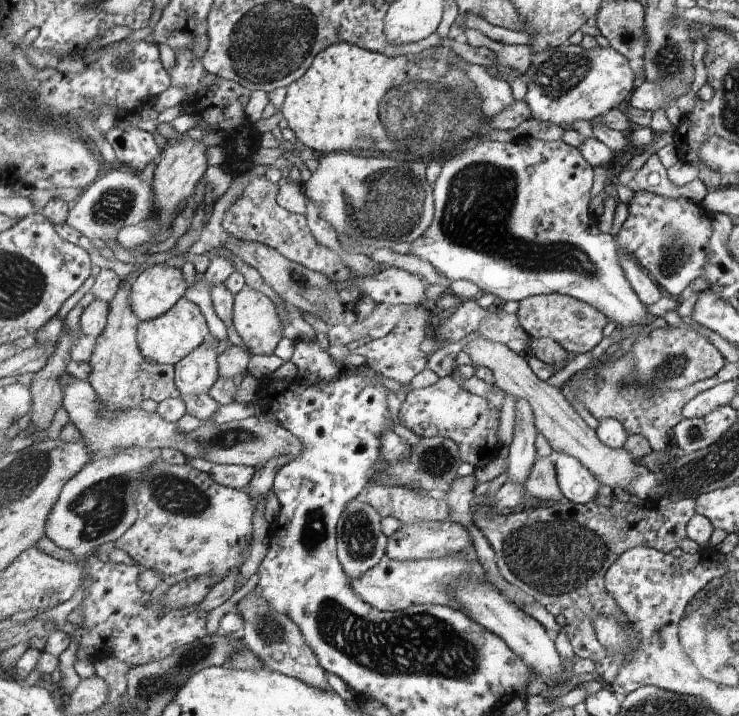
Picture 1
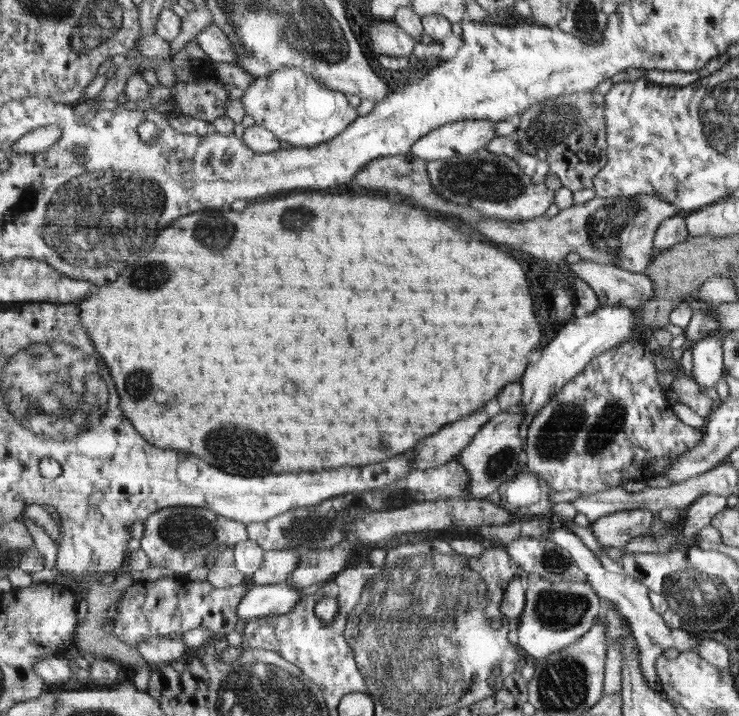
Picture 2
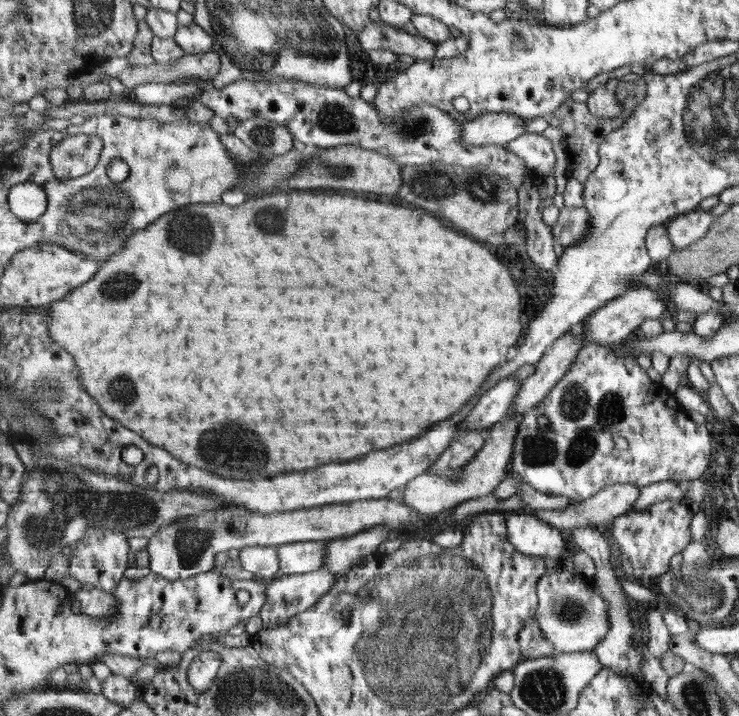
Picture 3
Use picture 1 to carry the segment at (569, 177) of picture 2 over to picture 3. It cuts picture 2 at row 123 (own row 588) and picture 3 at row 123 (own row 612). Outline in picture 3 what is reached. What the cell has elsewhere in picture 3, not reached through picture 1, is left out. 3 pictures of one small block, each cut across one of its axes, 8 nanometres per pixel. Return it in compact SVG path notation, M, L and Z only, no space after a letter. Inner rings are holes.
M571 98L556 113L547 117L549 124L561 129L561 148L567 154L566 174L584 184L589 175L599 166L601 143L606 136L609 136L613 131L619 130L626 120L623 115L616 116L616 118L599 118L590 111L588 102L582 103L581 100ZM562 140L565 141L565 144ZM563 145L565 145L566 149L563 148Z

